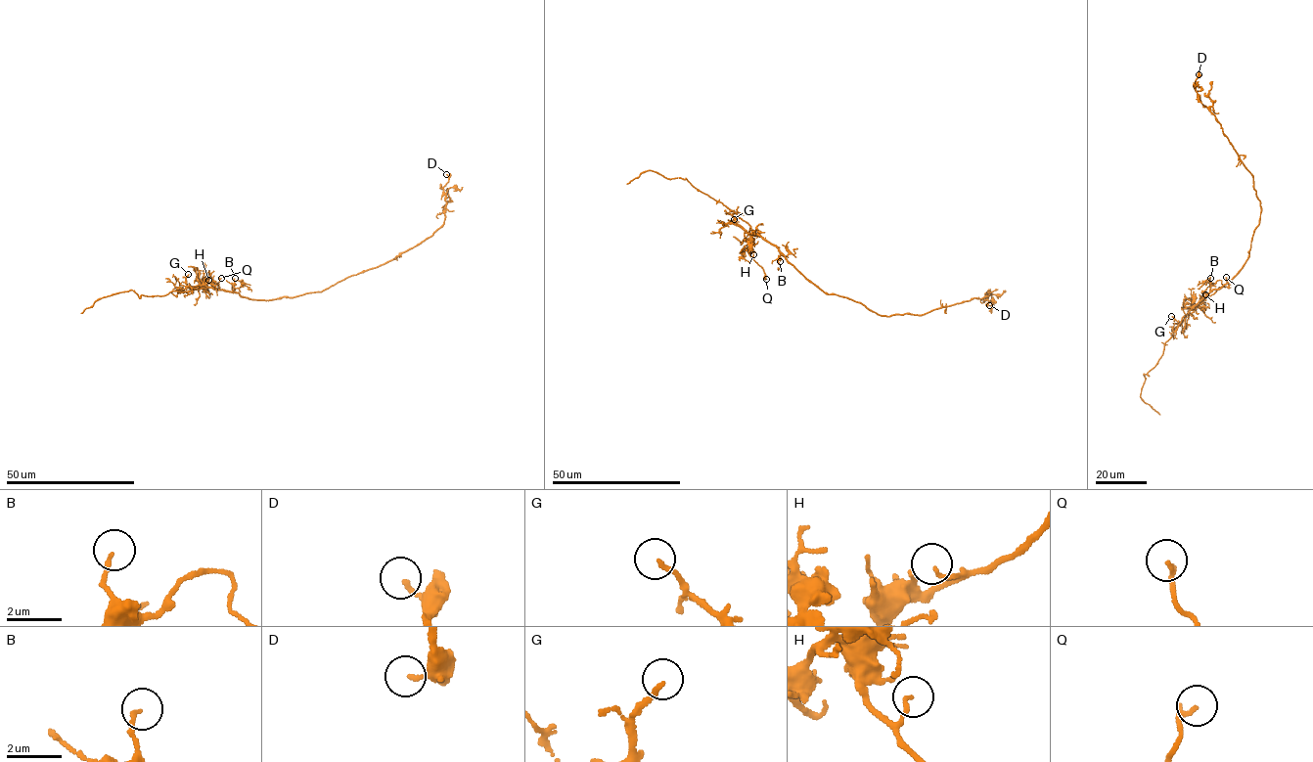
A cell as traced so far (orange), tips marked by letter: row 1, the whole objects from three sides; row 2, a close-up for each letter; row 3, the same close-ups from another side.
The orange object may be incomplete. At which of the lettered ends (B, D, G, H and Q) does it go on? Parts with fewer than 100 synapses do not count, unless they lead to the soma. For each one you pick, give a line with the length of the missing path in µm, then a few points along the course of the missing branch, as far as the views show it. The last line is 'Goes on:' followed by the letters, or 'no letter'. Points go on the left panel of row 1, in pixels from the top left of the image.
Goes on: no letter

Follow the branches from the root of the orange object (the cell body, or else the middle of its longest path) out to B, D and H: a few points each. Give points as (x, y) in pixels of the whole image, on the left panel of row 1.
B: (276, 298), (254, 299), (241, 296), (235, 291), (235, 278)
D: (276, 298), (323, 291), (394, 259), (428, 239), (444, 221), (446, 174)
H: (276, 298), (249, 298), (235, 291), (202, 283), (203, 280), (208, 280)

